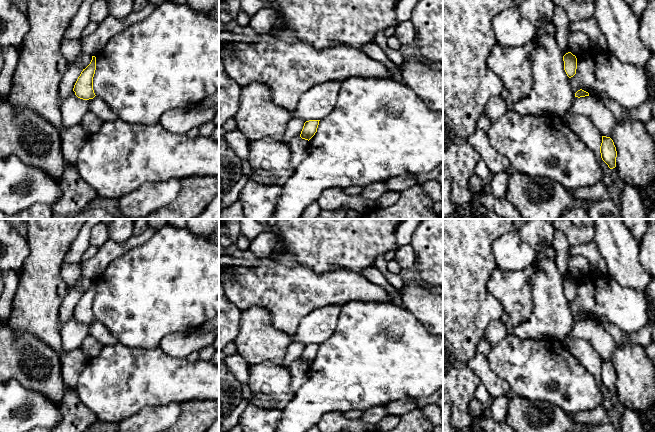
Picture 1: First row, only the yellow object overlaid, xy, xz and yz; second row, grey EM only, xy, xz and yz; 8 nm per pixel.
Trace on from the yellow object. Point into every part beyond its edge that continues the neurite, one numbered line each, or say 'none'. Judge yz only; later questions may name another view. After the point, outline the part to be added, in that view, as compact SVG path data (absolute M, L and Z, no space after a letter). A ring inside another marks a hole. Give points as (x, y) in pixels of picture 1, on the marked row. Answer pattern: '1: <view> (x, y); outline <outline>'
none

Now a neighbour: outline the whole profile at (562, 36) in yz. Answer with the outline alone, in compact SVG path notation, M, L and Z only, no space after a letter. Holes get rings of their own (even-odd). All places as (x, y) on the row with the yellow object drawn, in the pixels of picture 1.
M556 6L554 9L554 17L552 19L552 23L556 28L555 35L563 56L569 52L568 26L570 22L571 21L566 10L560 6Z

